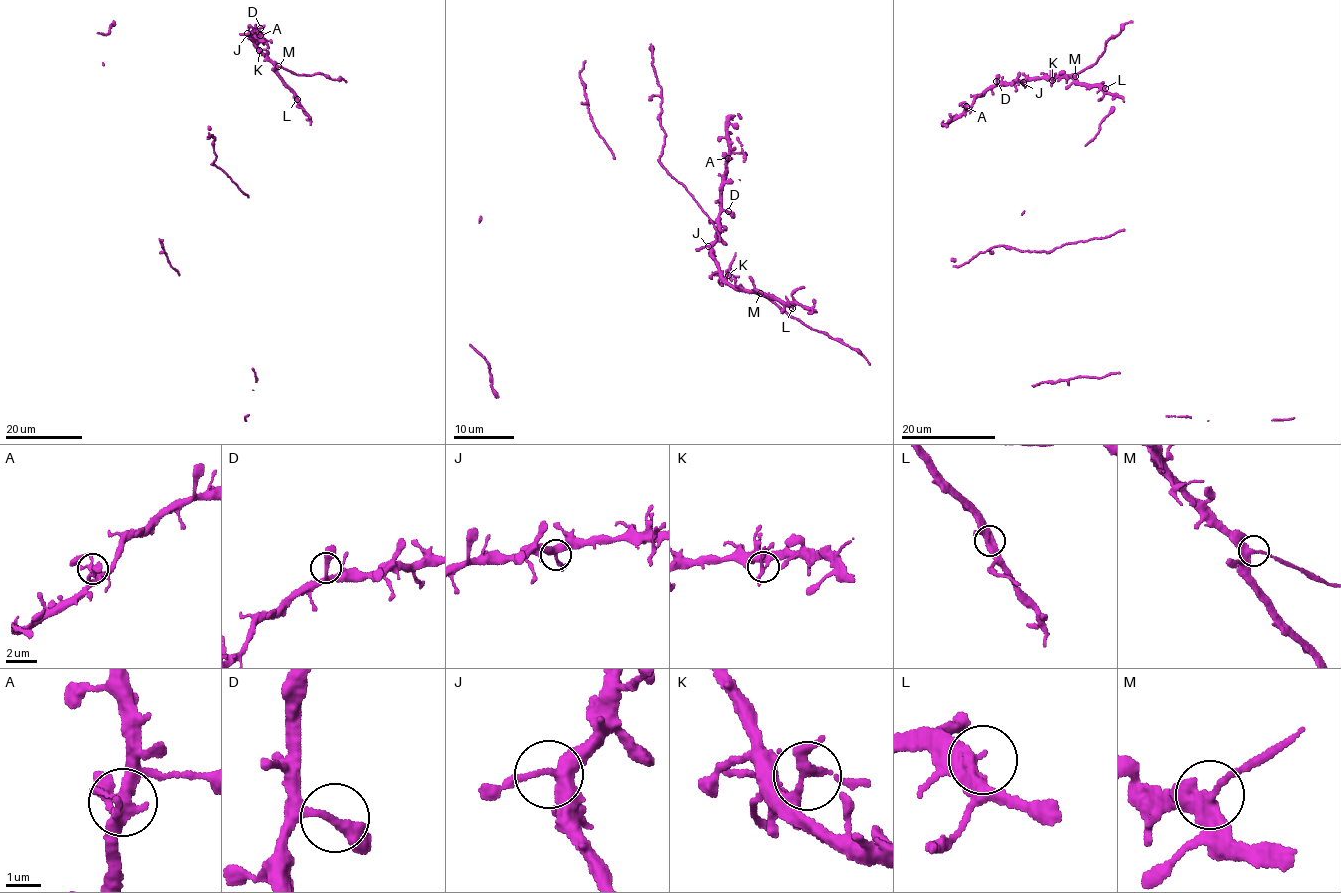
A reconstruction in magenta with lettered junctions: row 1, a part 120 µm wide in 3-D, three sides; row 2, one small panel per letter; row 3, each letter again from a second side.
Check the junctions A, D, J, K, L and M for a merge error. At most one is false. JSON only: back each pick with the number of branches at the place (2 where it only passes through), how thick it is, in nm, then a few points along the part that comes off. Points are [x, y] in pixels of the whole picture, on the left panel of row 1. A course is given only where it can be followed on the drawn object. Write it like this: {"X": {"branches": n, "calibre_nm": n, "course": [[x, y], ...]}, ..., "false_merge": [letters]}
{"M": {"branches": 3, "calibre_nm": 300, "course": [[278, 66], [296, 74], [321, 73], [346, 82]]}, "false_merge": ["M"]}

